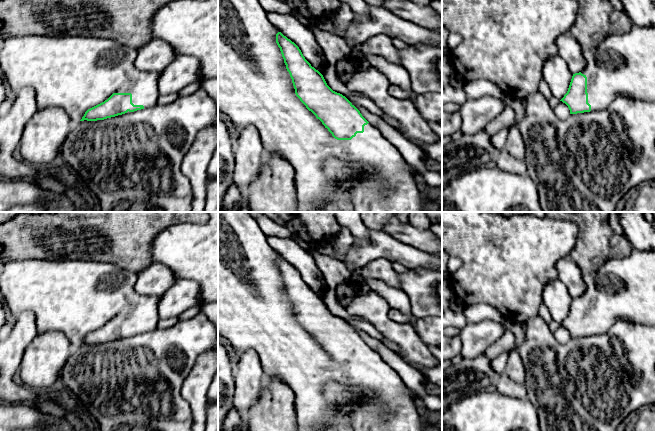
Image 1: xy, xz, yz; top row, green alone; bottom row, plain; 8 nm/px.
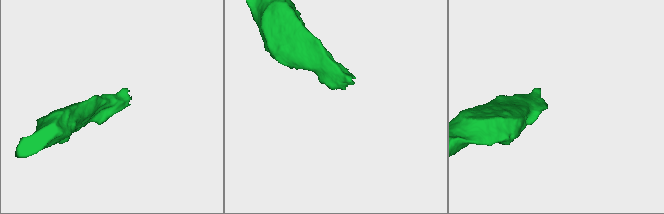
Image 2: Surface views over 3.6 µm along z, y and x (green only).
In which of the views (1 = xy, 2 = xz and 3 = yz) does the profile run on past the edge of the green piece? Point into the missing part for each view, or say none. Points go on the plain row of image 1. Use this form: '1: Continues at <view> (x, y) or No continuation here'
1: Continues at xy (75, 297)
2: Continues at xz (255, 313)
3: Continues at yz (623, 289)

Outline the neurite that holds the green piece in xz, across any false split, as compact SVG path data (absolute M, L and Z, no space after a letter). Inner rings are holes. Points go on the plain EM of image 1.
M218 212L218 336L225 338L229 346L241 354L247 350L257 352L266 376L277 378L288 385L295 394L295 410L297 414L297 431L324 431L332 426L336 406L330 403L324 394L324 386L328 382L337 382L345 387L360 386L370 389L375 394L378 405L370 403L353 403L347 414L352 431L426 431L418 411L417 404L409 395L401 377L381 356L370 348L360 335L342 318L333 315L326 307L323 299L305 283L299 271L284 260L267 242L267 237L260 229L257 220L249 212Z

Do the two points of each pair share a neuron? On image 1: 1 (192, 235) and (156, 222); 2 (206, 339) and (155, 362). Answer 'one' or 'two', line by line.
1: two
2: one

